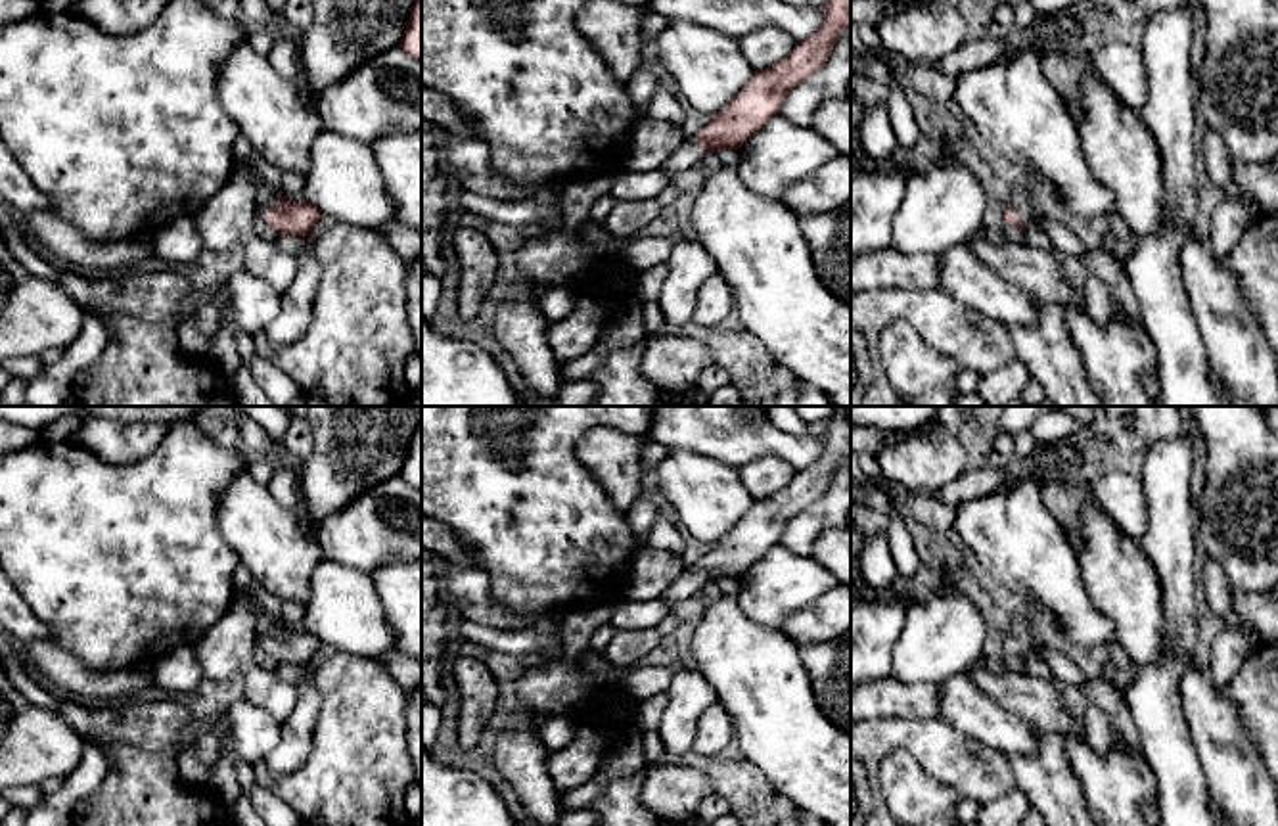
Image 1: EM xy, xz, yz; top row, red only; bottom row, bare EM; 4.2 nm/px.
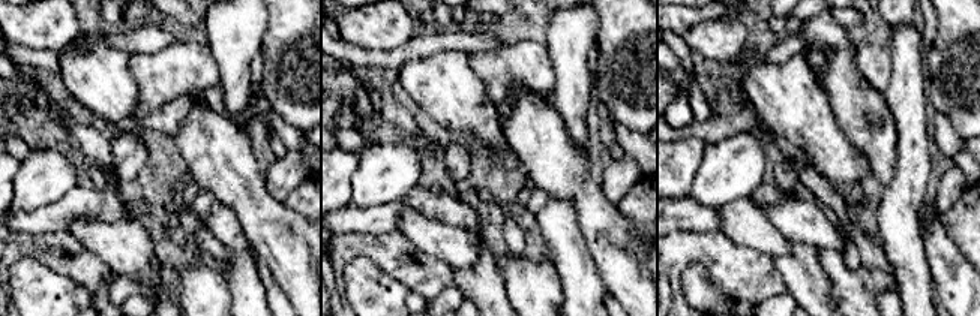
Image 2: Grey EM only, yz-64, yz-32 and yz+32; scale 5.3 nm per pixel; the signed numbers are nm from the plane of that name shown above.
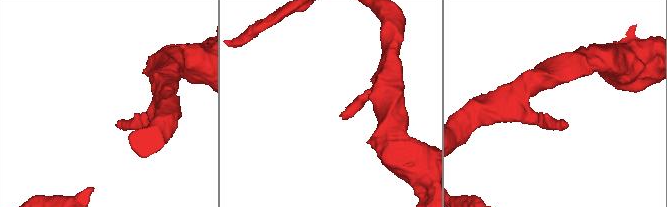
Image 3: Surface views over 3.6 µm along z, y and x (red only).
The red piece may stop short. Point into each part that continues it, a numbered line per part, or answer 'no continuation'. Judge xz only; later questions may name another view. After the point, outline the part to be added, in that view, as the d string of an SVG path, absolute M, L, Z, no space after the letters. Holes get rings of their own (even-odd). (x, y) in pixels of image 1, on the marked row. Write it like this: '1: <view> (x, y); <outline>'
1: xz (688, 154); M694 134L686 138L686 142L661 163L659 171L669 178L669 182L674 182L684 171L699 165L701 159L701 142Z

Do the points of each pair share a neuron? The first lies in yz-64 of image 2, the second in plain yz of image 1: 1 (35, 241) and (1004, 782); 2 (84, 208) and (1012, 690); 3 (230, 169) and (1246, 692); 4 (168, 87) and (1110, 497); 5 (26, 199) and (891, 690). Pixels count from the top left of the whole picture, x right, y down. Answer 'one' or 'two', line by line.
1: one
2: one
3: two
4: one
5: two

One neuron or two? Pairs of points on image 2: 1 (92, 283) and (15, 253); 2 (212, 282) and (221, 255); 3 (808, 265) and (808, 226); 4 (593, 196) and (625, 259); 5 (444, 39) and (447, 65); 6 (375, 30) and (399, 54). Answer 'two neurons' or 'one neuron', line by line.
1: one neuron
2: two neurons
3: two neurons
4: one neuron
5: two neurons
6: two neurons

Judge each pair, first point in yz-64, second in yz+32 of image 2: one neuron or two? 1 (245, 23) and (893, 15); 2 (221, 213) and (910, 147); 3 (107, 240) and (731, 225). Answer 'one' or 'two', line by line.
1: two
2: one
3: one

